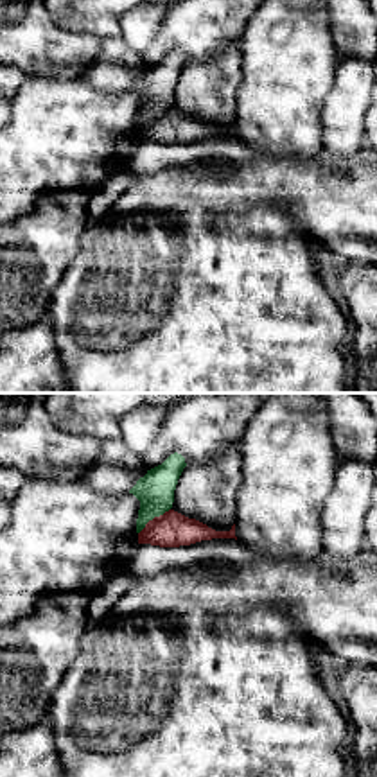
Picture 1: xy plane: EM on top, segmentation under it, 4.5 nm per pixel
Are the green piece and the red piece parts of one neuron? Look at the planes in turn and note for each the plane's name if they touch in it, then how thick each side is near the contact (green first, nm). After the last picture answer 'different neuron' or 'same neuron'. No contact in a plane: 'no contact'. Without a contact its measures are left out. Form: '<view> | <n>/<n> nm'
xy | 170/160 nm

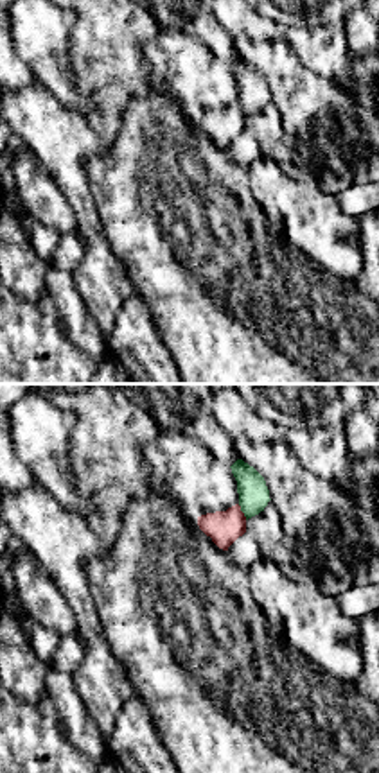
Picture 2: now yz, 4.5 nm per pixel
yz | 140/150 nm

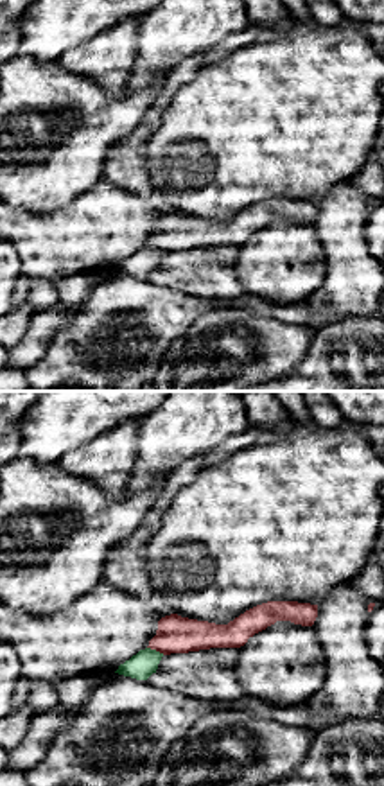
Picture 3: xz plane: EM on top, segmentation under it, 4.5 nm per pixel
xz | 120/170 nm

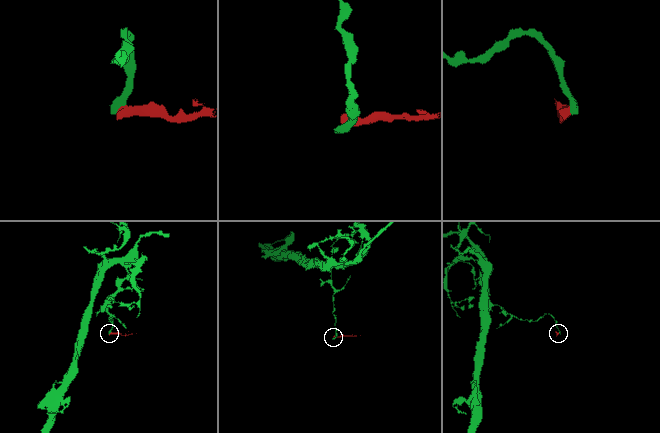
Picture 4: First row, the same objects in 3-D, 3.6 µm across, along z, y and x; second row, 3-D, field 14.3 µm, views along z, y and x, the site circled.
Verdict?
different neuron

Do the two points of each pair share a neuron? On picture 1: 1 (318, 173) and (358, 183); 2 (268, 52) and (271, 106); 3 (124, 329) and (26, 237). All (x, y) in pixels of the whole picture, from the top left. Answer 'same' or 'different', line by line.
1: same
2: same
3: different

